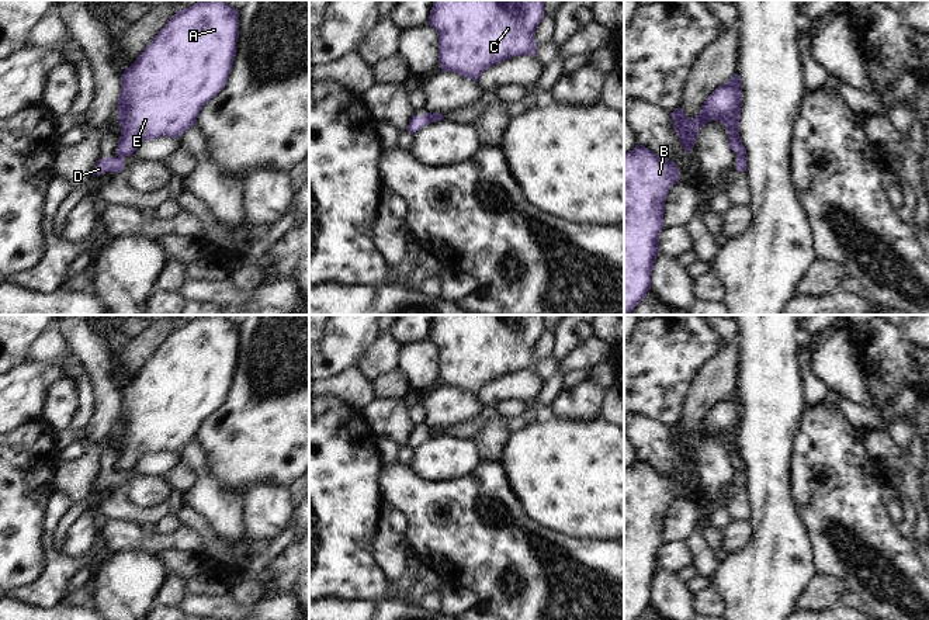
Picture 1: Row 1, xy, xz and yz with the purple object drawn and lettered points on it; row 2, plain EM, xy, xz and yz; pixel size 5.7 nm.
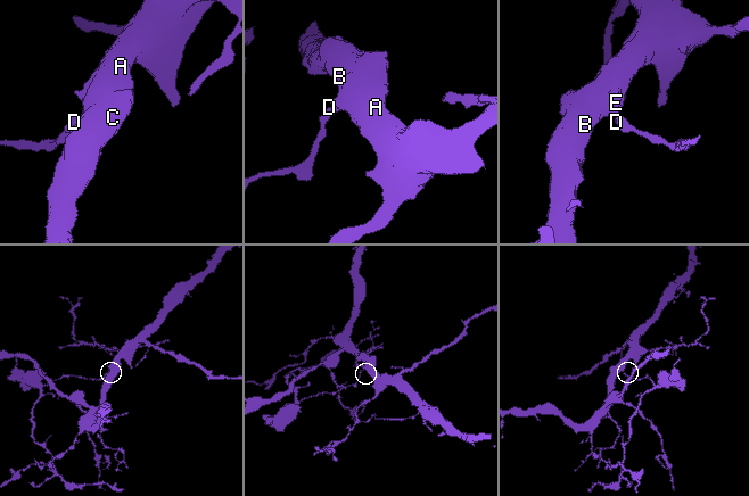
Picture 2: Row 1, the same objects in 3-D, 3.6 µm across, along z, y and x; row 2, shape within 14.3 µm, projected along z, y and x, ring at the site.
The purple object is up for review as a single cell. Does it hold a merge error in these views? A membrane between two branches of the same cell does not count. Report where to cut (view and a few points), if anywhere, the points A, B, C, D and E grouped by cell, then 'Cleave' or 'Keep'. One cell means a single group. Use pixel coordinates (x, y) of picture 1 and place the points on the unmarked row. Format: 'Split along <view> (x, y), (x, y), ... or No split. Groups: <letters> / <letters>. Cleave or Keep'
Split along yz (737, 470), (744, 471). Groups: A B C E / D. Cleave.

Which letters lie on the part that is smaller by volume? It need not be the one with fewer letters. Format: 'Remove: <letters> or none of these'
Remove: D

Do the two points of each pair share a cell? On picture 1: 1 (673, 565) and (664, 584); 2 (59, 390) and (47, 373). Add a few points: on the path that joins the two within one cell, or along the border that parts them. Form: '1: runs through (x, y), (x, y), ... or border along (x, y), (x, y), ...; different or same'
1: border along (659, 565), (675, 575); different
2: border along (65, 376), (55, 380), (47, 388), (41, 414); different

